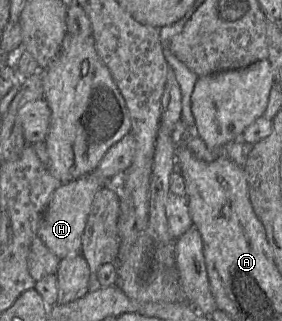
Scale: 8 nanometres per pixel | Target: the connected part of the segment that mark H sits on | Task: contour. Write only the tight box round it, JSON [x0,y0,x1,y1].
[37,170,106,260]

